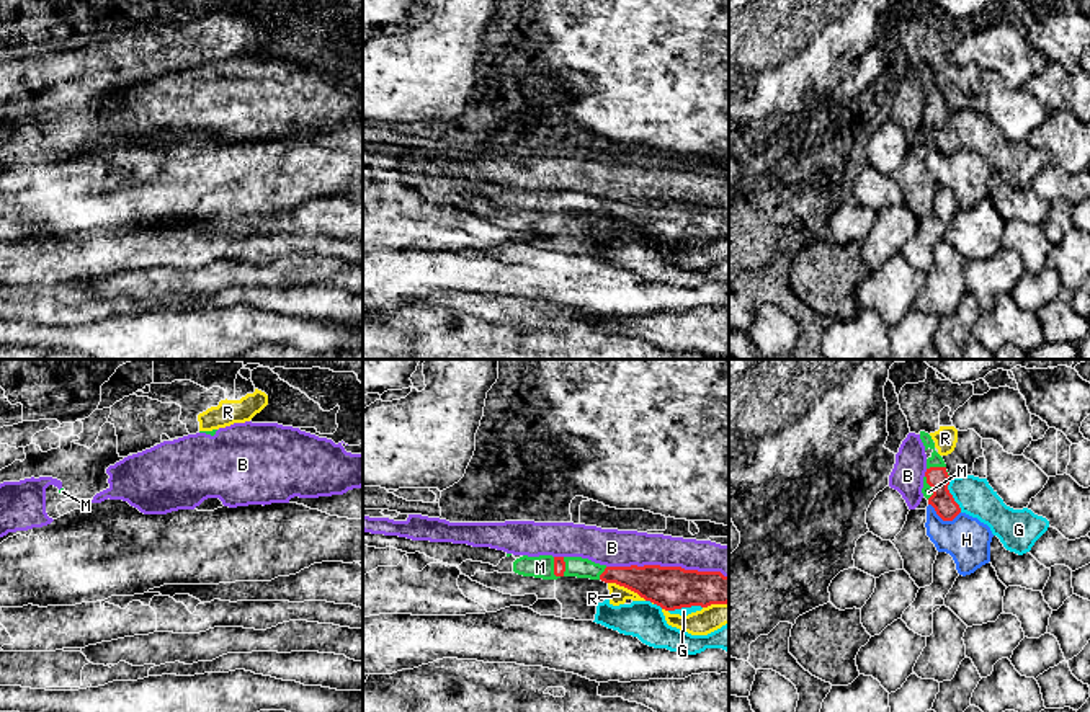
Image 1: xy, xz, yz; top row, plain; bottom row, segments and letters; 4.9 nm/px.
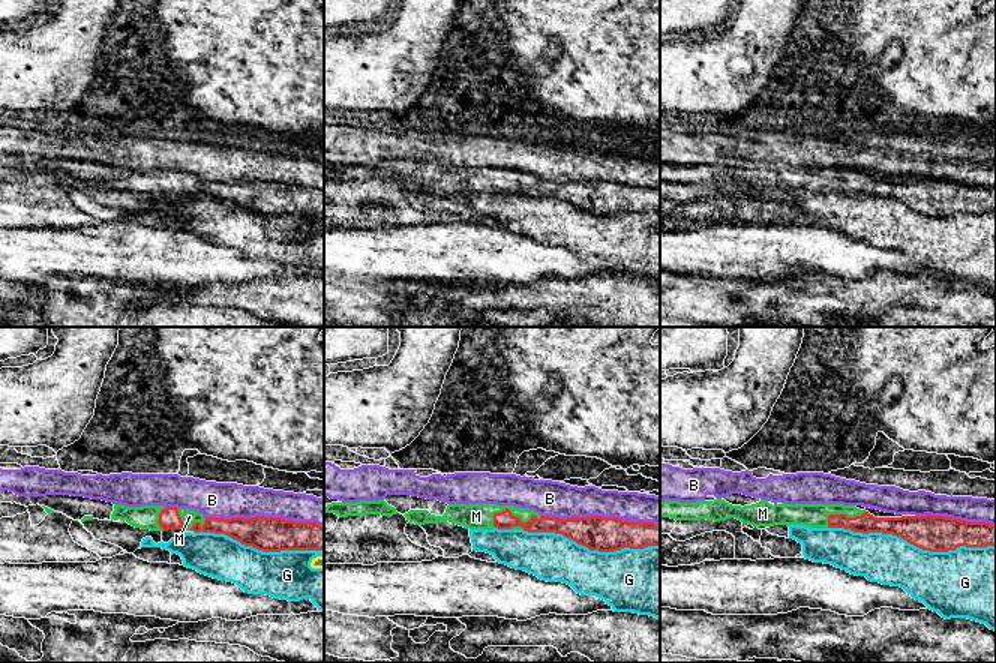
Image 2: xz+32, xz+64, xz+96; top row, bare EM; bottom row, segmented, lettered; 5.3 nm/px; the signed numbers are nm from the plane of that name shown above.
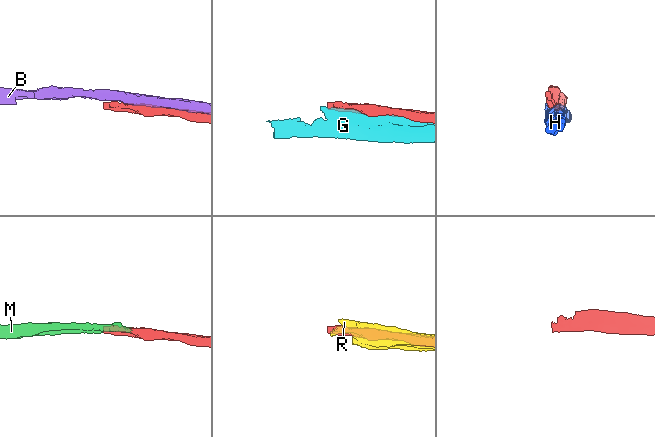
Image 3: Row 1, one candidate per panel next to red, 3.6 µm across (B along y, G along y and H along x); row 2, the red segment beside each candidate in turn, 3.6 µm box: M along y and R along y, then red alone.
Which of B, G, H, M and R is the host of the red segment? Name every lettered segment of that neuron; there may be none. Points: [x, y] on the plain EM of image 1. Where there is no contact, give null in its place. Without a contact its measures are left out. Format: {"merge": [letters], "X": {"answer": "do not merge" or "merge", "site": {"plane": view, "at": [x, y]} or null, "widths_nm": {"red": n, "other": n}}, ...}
{"merge": ["M"], "B": {"answer": "do not merge", "site": {"plane": "xz", "at": [667, 201]}, "widths_nm": {"red": 220, "other": 180}}, "G": {"answer": "do not merge", "site": {"plane": "yz", "at": [951, 129]}, "widths_nm": {"red": 110, "other": 180}}, "H": {"answer": "do not merge", "site": {"plane": "yz", "at": [943, 154]}, "widths_nm": {"red": 110, "other": 220}}, "M": {"answer": "merge", "site": {"plane": "xz", "at": [554, 203]}, "widths_nm": {"red": 60, "other": 110}}, "R": {"answer": "do not merge", "site": {"plane": "xz", "at": [628, 222]}, "widths_nm": {"red": 220, "other": 90}}}

